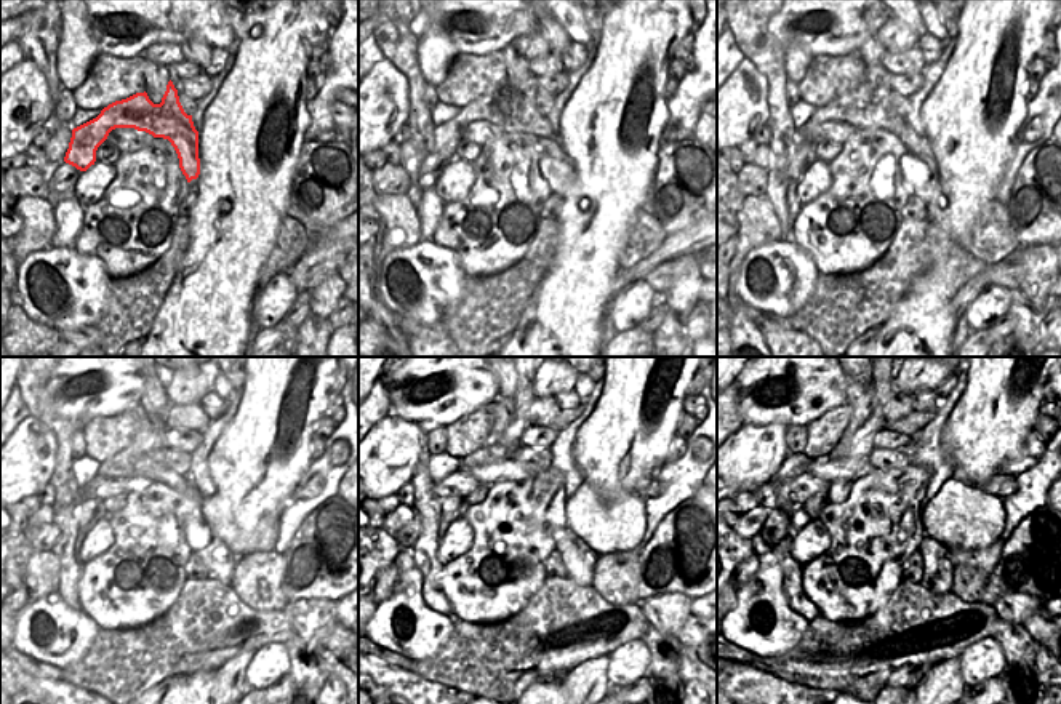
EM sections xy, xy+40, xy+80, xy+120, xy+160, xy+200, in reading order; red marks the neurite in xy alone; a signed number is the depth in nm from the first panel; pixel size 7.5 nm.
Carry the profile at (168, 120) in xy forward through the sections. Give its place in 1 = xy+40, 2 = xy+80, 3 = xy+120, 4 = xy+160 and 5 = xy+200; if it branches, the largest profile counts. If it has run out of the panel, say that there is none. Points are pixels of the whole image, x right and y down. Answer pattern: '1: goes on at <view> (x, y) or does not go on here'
1: goes on at xy+40 (512, 109)
2: goes on at xy+80 (868, 106)
3: goes on at xy+120 (144, 458)
4: goes on at xy+160 (492, 450)
5: goes on at xy+200 (860, 396)

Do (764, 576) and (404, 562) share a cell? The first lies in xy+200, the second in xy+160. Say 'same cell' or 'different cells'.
different cells

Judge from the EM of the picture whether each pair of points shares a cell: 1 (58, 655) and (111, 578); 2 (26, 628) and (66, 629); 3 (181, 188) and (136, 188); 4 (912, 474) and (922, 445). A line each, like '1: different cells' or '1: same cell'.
1: different cells
2: same cell
3: same cell
4: different cells

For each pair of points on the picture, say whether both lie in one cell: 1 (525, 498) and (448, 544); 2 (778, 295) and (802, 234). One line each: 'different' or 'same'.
1: different
2: different

